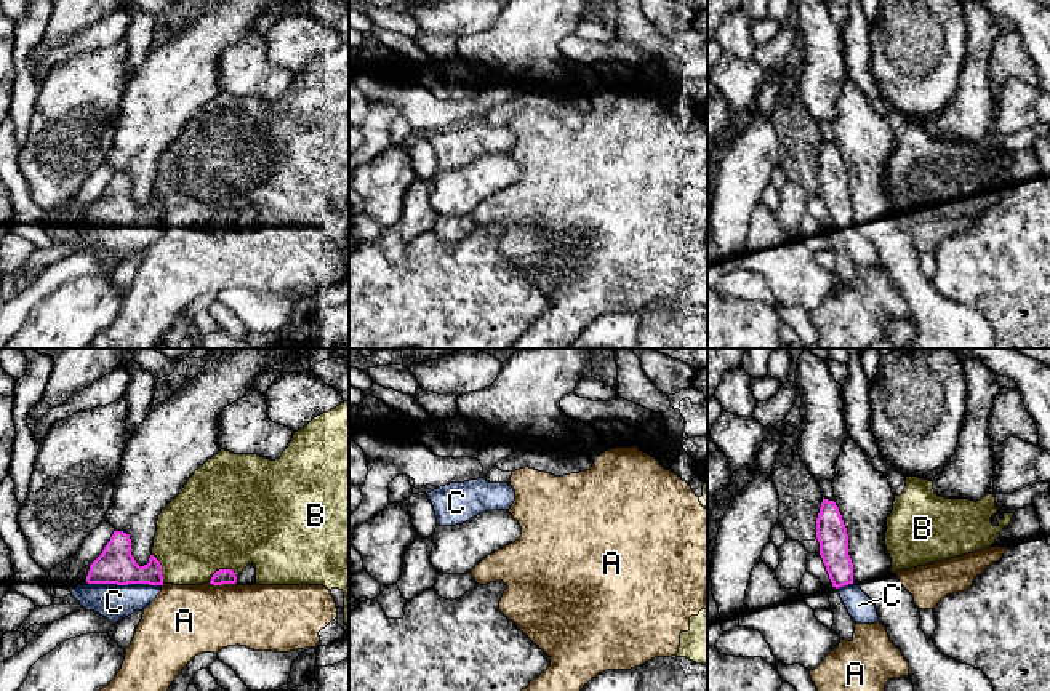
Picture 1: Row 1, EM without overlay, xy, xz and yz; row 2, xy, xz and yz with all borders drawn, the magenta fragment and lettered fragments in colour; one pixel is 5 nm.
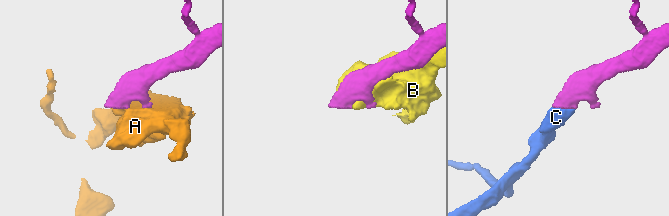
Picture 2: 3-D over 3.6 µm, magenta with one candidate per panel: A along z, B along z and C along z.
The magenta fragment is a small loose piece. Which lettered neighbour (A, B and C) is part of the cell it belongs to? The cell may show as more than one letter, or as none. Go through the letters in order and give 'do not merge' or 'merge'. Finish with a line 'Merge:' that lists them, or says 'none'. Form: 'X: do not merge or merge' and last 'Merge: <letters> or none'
A: do not merge
B: do not merge
C: merge
Merge: C

